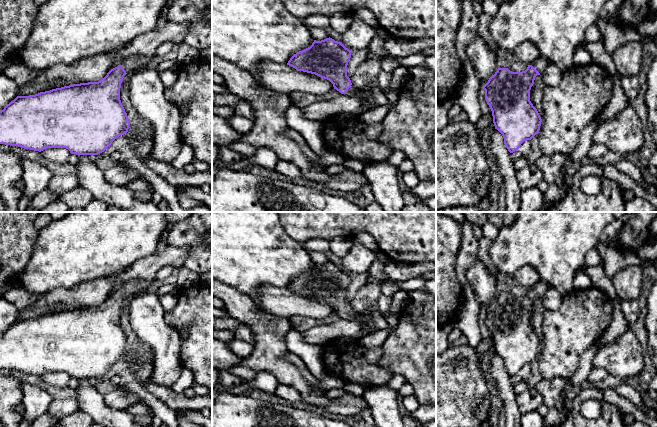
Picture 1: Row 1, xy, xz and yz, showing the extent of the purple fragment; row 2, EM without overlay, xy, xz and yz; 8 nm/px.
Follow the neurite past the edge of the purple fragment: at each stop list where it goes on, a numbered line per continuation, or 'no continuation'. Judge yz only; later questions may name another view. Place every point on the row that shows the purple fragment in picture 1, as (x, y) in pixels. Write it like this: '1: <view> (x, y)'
1: yz (541, 62)

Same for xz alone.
1: xz (353, 91)

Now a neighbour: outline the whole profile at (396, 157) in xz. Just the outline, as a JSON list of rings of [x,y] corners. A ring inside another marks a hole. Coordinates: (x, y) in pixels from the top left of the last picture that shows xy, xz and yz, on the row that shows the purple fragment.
[[[393,149],[390,156],[384,161],[398,167],[405,159],[406,154],[400,150]]]

